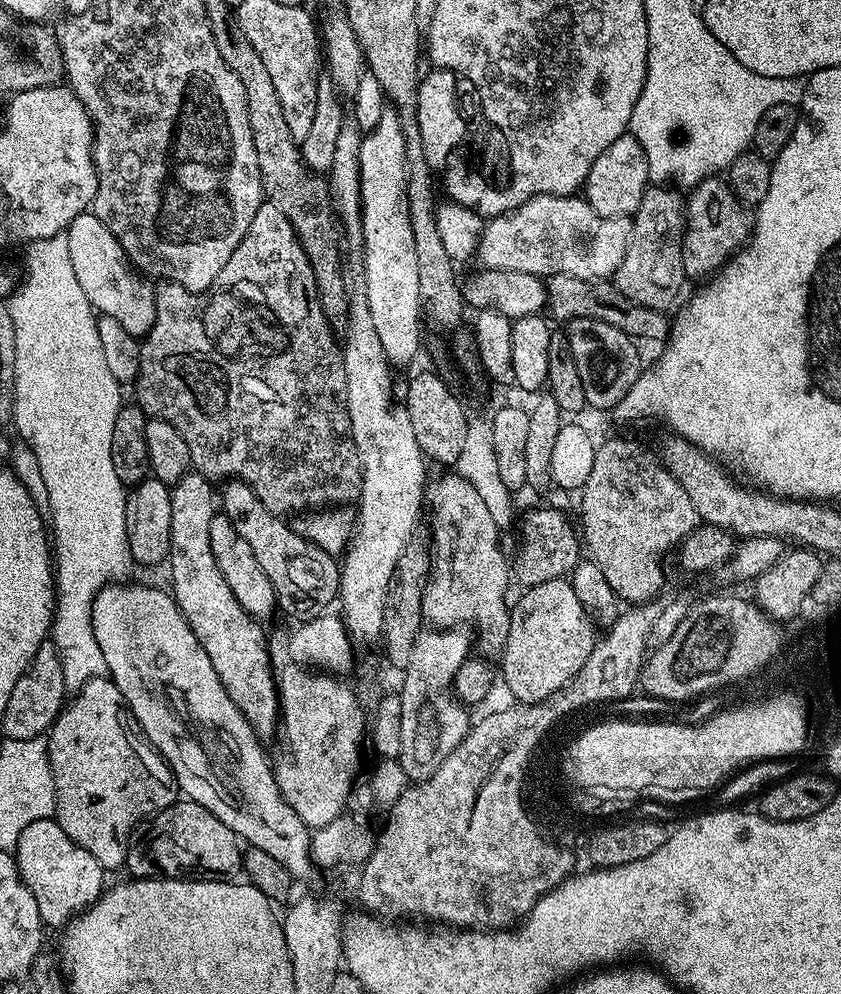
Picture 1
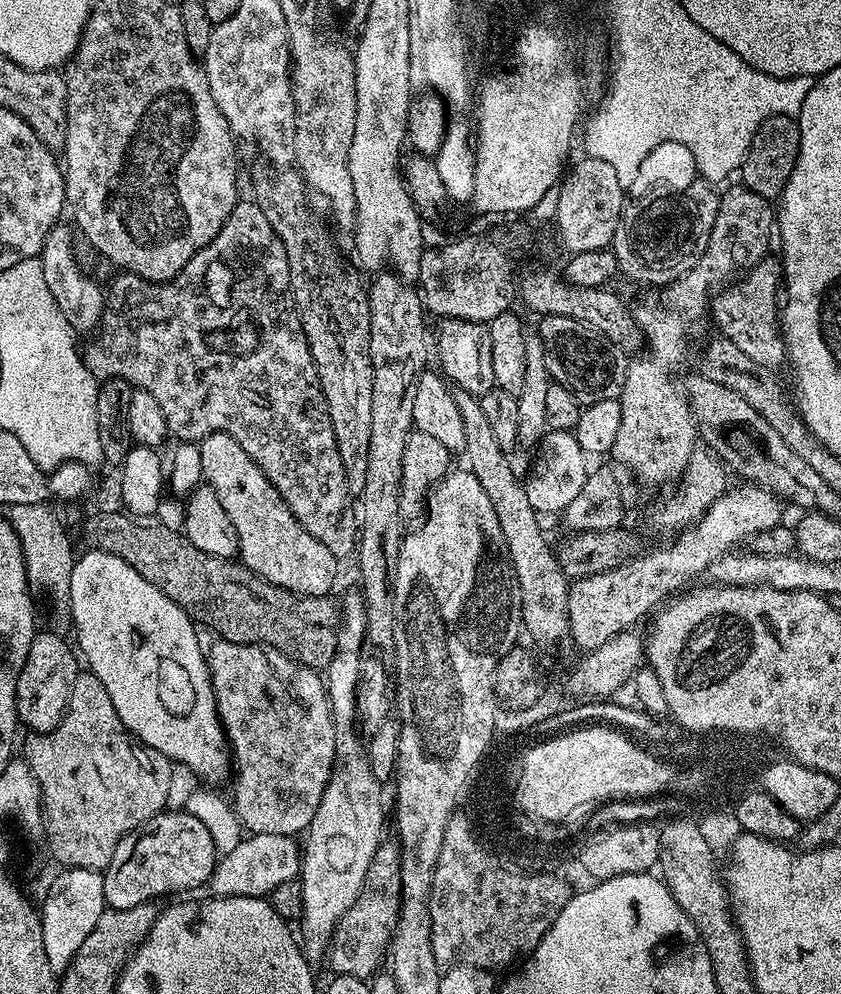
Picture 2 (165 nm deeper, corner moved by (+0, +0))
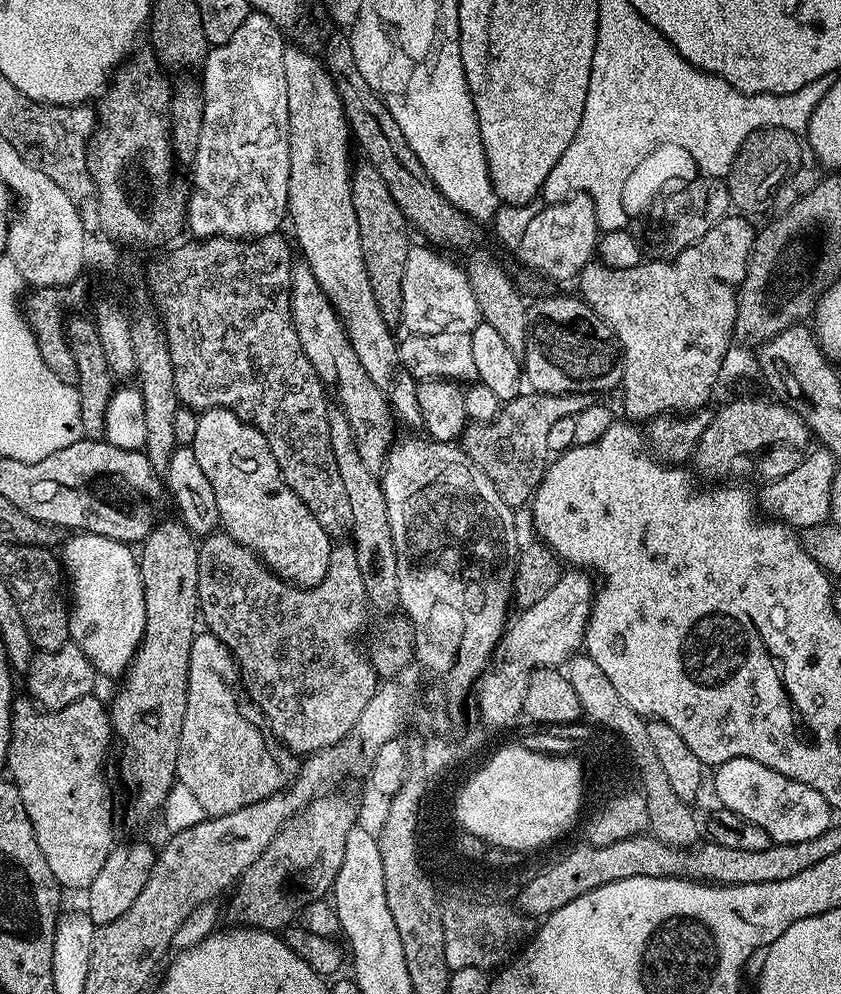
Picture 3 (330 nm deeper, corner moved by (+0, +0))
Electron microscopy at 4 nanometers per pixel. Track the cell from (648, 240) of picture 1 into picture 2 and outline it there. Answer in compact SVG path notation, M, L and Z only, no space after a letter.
M696 178L685 188L669 191L669 196L643 195L632 198L624 205L618 226L614 230L614 238L610 245L619 275L644 286L663 286L680 280L702 258L706 246L710 242L710 234L714 230L714 218L718 214L720 201L717 189L709 181Z

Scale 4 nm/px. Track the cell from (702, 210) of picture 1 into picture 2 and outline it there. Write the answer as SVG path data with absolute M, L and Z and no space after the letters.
M769 254L747 269L740 278L742 280L737 279L721 287L711 297L710 320L720 327L717 328L719 335L730 338L730 342L734 342L734 346L738 346L738 350L745 352L754 362L758 362L758 366L776 370L779 364L785 363L786 353L778 300L776 304L776 295L782 292L783 263L774 256Z

